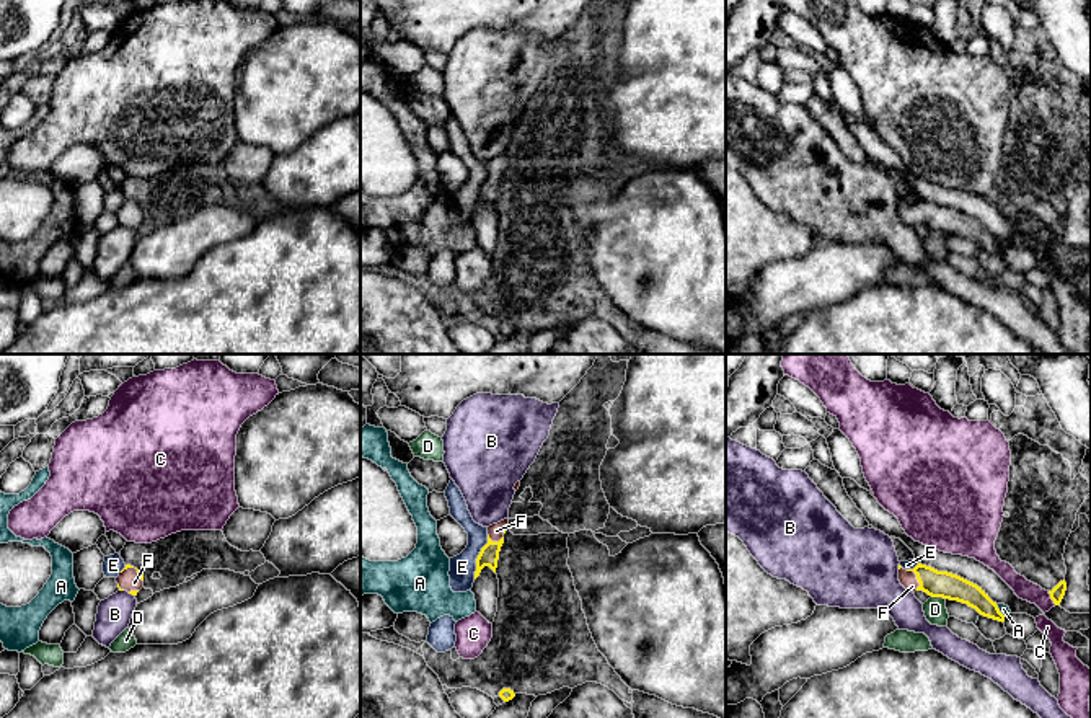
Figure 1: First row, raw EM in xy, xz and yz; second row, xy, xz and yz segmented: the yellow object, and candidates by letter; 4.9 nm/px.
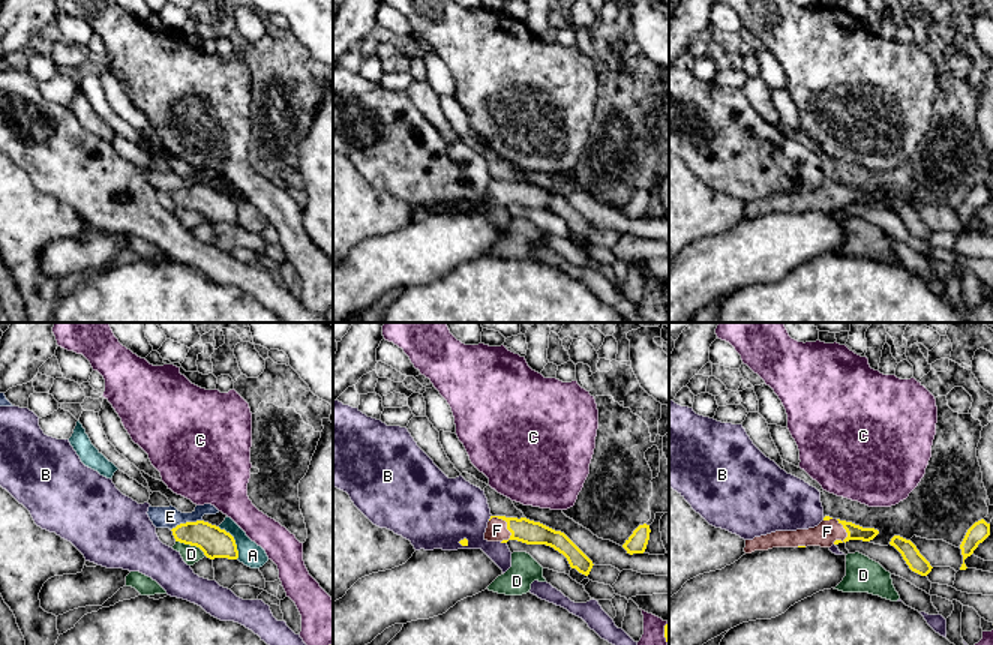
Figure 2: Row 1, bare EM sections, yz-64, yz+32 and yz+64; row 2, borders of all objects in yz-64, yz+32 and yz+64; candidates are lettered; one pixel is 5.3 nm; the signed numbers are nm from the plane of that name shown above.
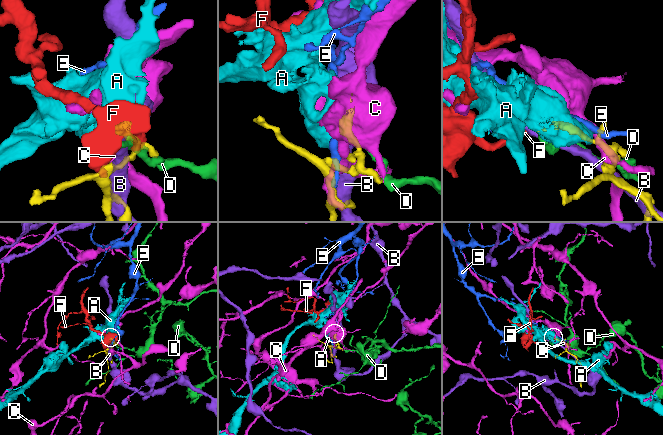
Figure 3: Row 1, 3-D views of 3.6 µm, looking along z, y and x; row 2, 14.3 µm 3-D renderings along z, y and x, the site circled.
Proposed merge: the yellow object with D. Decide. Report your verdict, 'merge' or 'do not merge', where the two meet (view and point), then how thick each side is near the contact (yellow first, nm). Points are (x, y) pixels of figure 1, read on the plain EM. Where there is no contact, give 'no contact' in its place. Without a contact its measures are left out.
do not merge; contact yz (938, 230); calibres 130 and 110 nm

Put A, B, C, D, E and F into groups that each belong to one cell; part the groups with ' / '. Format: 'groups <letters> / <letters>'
groups A / B / C / D / E / F

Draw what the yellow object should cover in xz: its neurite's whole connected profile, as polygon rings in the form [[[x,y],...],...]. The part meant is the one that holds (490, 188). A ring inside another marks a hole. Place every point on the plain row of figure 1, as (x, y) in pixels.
[[[509,152],[488,162],[488,178],[481,183],[476,193],[475,214],[479,211],[484,201],[489,201],[496,207],[499,186],[504,178],[507,158]]]

